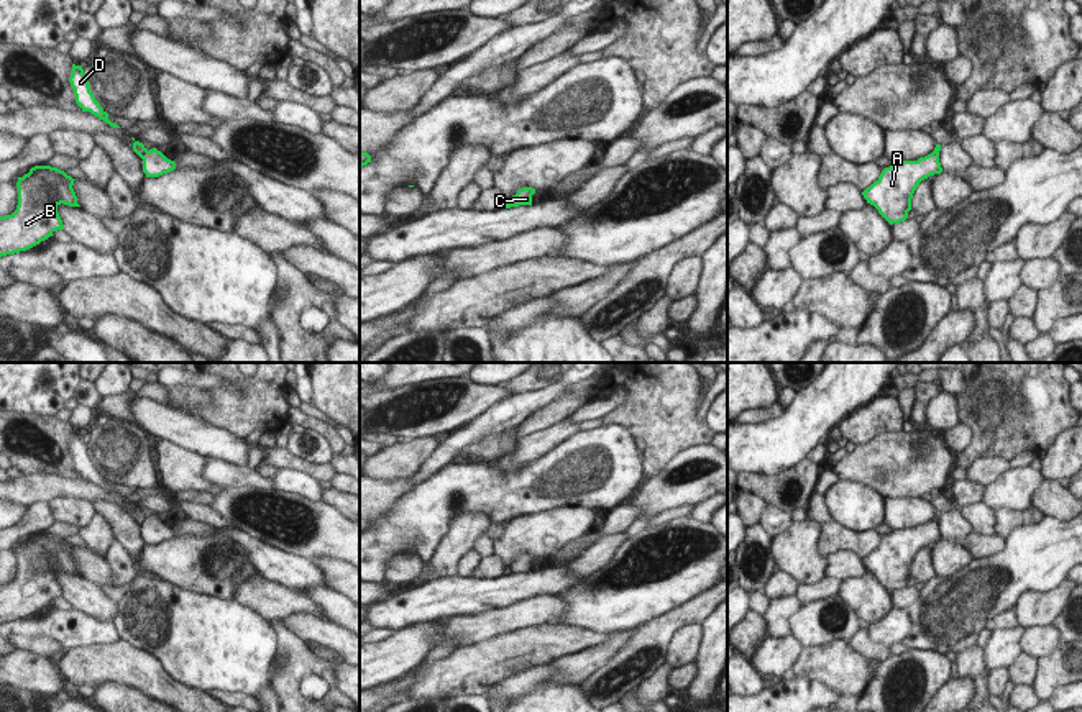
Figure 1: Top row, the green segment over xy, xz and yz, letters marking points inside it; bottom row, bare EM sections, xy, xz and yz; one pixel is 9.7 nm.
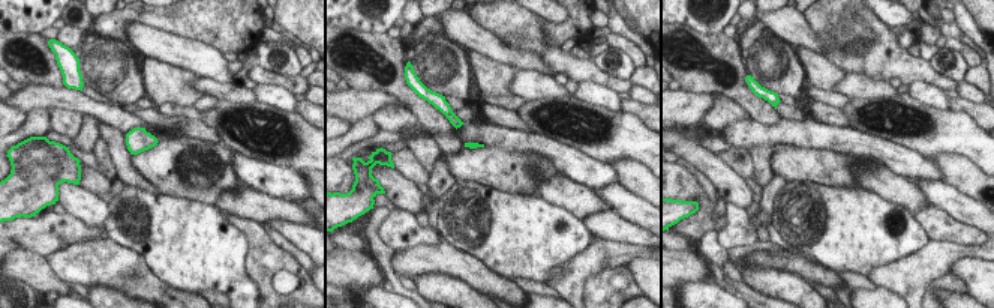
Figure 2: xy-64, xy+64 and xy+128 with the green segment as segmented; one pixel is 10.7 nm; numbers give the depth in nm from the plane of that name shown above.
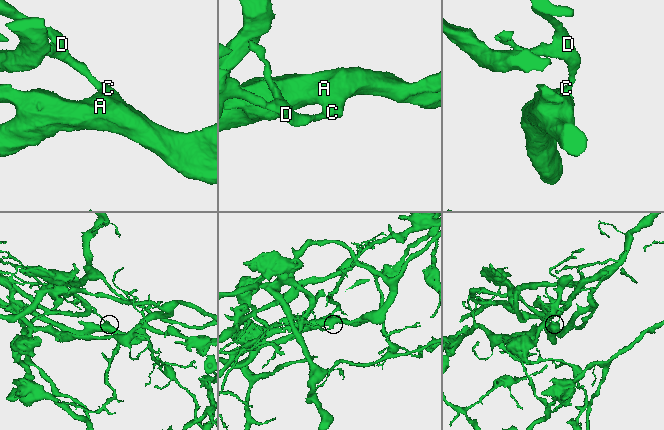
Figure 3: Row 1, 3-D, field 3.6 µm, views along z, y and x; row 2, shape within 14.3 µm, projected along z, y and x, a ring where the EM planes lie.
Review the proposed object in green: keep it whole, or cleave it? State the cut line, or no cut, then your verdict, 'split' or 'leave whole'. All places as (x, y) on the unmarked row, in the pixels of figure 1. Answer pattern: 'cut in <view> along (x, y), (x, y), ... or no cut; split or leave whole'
cut in xy along (148, 519), (142, 525); split

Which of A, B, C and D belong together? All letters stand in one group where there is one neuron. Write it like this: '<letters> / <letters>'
A B C / D

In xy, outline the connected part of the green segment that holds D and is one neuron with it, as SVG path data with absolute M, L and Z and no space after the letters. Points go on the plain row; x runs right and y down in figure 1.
M72 431L72 441L69 445L69 450L71 454L74 456L76 471L82 476L82 479L90 479L92 482L99 484L110 494L120 495L117 491L112 491L108 487L108 481L95 468L94 461L90 459L89 443L84 441L82 433Z

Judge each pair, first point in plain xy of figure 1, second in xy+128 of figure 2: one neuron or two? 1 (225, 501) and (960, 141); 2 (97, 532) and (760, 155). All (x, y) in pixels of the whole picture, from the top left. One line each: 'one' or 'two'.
1: one
2: one

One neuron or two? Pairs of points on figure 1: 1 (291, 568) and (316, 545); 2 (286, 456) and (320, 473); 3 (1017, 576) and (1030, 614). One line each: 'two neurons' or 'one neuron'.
1: two neurons
2: one neuron
3: two neurons

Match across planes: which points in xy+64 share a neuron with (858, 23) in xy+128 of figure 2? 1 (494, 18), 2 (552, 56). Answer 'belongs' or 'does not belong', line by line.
1: belongs
2: belongs

